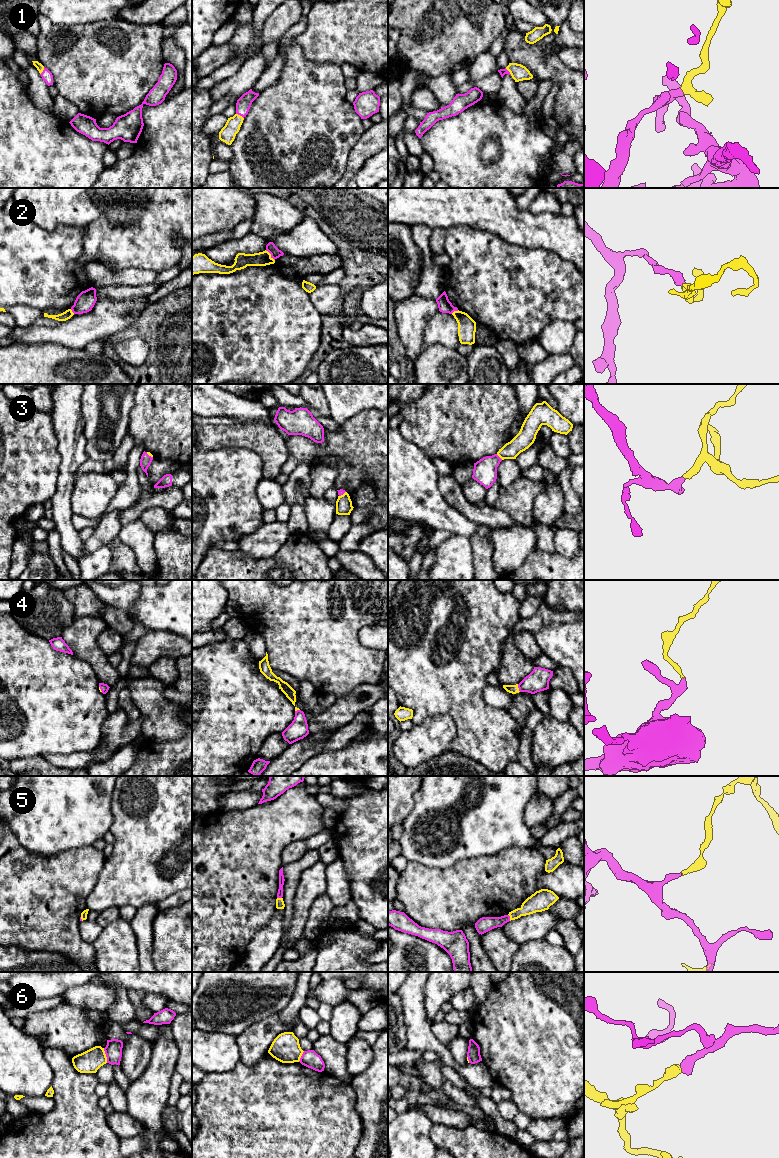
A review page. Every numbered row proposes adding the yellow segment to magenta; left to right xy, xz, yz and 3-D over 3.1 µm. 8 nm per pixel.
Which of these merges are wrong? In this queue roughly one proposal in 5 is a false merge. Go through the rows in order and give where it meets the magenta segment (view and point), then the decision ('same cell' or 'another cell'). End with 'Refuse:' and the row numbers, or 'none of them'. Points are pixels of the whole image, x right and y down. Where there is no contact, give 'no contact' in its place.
1: xz (240, 115) | same cell
2: xz (271, 255) | another cell
3: yz (498, 456) | same cell
4: yz (518, 687) | same cell
5: yz (509, 917) | same cell
6: xy (106, 1055) | another cell
Refuse: 2, 6

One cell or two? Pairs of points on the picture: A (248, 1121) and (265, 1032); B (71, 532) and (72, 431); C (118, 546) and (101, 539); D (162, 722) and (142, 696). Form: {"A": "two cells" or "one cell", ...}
{"A": "two cells", "B": "one cell", "C": "two cells", "D": "one cell"}

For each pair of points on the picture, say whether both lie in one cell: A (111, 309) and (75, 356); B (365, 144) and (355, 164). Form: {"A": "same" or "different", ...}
{"A": "different", "B": "same"}

